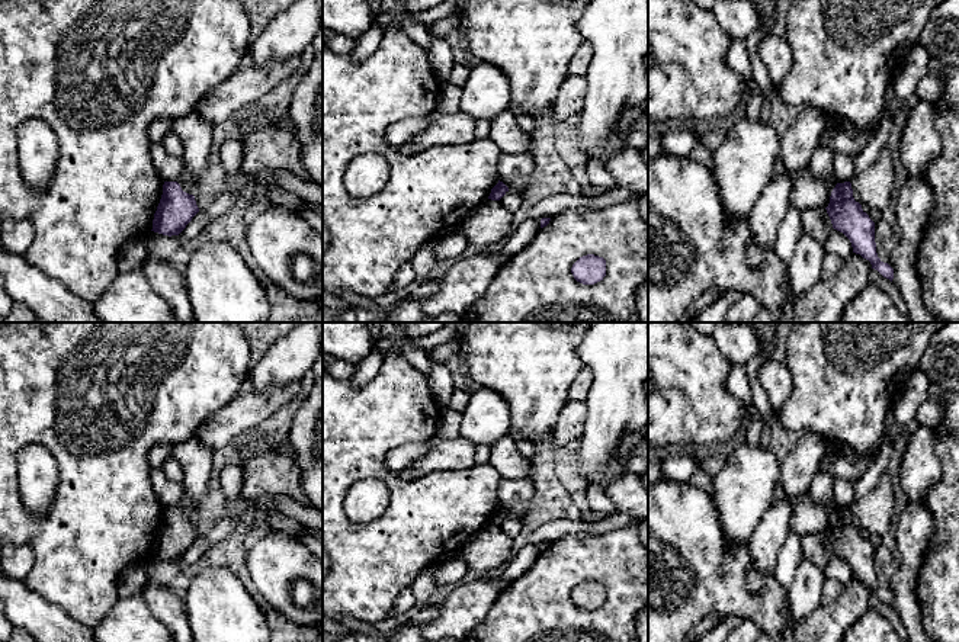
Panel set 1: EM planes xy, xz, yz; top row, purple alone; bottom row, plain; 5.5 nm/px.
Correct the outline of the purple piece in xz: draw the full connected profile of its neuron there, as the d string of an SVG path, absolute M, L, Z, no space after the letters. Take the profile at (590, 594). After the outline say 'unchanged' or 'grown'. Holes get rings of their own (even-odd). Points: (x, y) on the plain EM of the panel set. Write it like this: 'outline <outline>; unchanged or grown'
outline M587 580L580 582L571 593L574 604L583 610L594 610L606 601L606 585Z; unchanged

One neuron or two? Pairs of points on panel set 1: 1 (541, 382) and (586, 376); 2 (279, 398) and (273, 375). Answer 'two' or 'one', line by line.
1: two
2: two

